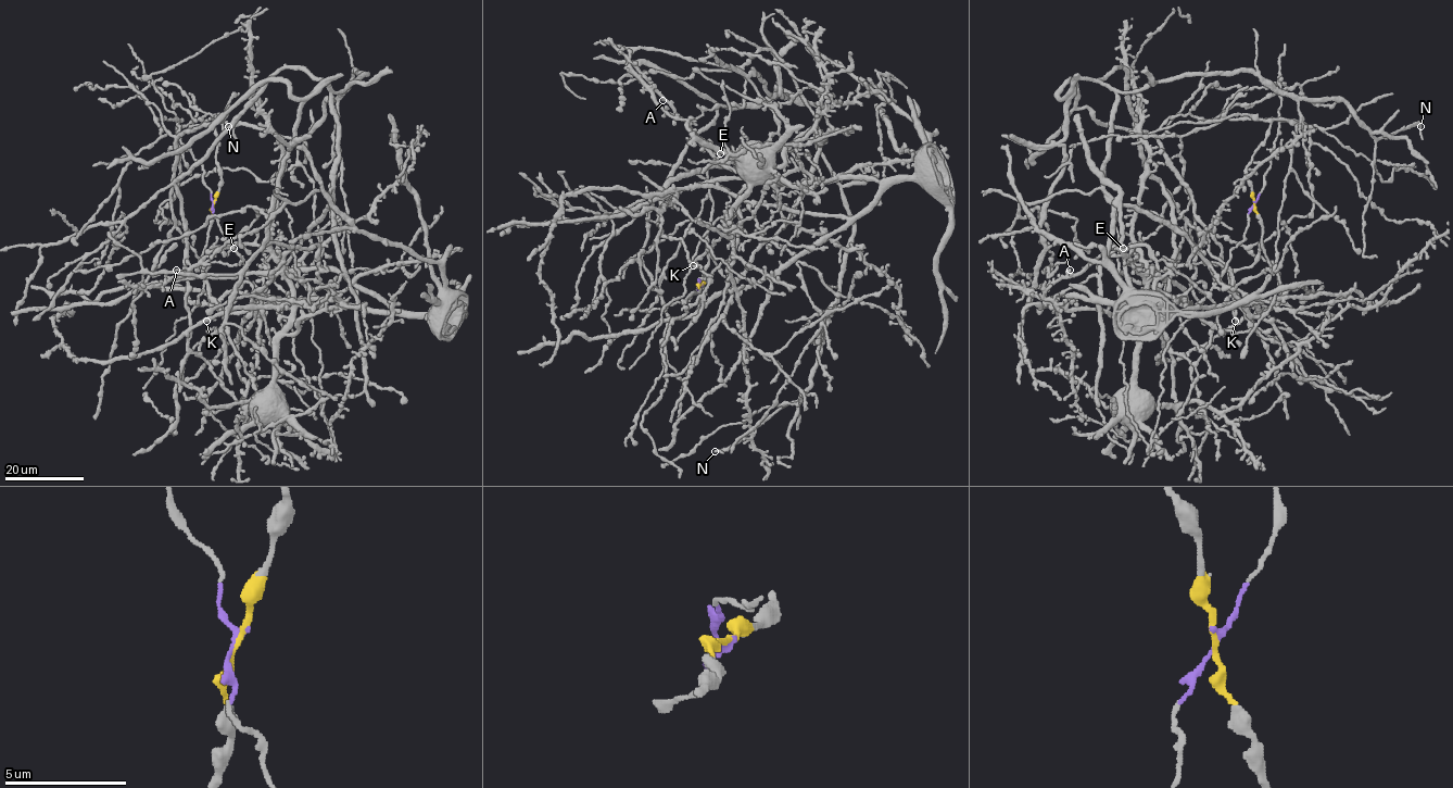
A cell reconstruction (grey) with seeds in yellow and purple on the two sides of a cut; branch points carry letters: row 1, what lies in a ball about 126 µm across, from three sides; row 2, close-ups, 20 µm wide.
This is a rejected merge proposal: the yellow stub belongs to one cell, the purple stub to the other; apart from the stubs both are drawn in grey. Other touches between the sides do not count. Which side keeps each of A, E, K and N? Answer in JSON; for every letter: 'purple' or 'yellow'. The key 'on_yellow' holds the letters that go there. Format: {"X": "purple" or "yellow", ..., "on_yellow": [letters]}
{"A": "purple", "E": "purple", "K": "yellow", "N": "yellow", "on_yellow": ["K", "N"]}

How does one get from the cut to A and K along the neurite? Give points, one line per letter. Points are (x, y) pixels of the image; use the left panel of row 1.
A: (214, 203), (249, 280), (291, 329), (333, 445), (313, 311), (285, 333), (282, 264), (232, 245), (176, 269)
K: (214, 203), (215, 115), (219, 137), (283, 67), (333, 78), (256, 84), (176, 139), (205, 321)

